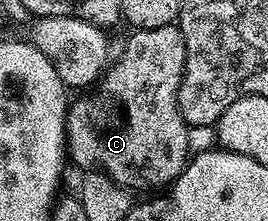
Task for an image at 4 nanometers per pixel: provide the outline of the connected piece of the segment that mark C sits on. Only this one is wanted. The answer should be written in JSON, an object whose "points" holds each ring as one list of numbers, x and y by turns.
{"points":[[176,23,168,24,167,26,159,26,158,28,139,28,133,31,130,31,129,41,125,44,125,49,121,52,121,57,114,59,112,63,110,63,107,71,102,75,99,83,96,85,95,90,97,92,90,91,88,94,90,96,85,96,82,98,82,100,73,100,72,103,70,103,69,111,67,113,67,117,65,120,65,132,67,135,67,152,68,155,71,157,72,163,73,160,75,163,78,164,81,168,97,168,93,170,100,170,104,175,109,176,113,179,113,181,119,185,121,185,122,188,126,190,134,190,133,188,161,188,164,189,166,186,172,185,173,181,177,179,178,176,180,176,183,169,185,169,186,164,189,163,191,159,191,153,189,150,189,130,190,125,186,124,184,114,181,112,180,105,177,104,177,95,179,94,179,90,181,89,181,80,185,76,185,59,187,58,187,50,185,49,185,34,184,31]]}

